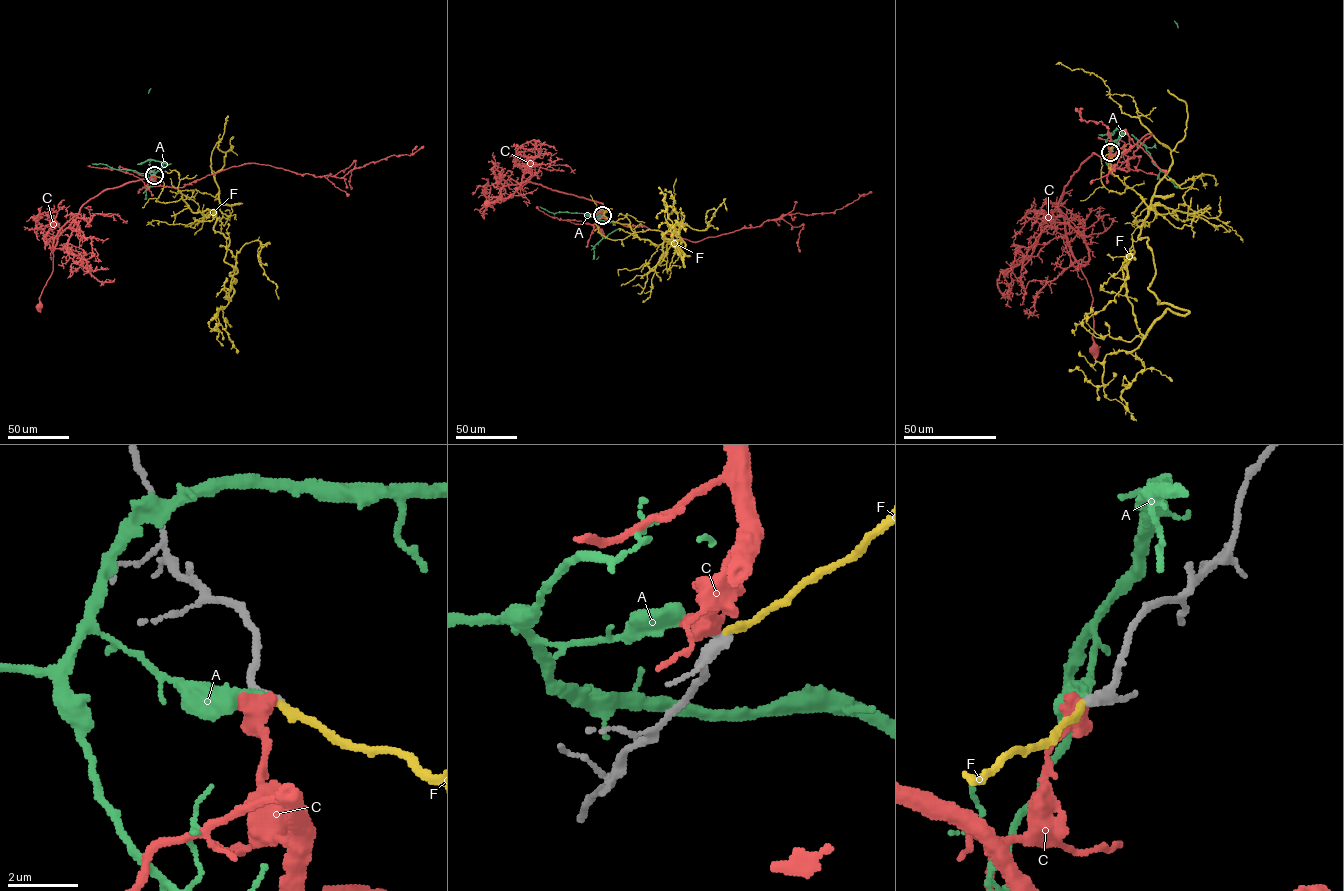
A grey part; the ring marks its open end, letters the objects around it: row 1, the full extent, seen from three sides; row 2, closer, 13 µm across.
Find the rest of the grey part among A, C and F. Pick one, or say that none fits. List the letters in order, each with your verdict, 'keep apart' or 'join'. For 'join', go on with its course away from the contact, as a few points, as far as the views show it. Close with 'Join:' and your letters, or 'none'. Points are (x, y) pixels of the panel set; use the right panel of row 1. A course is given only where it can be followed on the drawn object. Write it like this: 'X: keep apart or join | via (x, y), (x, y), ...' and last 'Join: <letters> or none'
A: keep apart
C: keep apart
F: join | via (1111, 152), (1106, 188), (1156, 204), (1148, 289), (1189, 311), (1144, 338), (1131, 250), (1086, 322), (1104, 339)
Join: F

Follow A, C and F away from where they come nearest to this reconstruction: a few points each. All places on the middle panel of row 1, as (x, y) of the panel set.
A: (602, 215), (596, 216), (607, 217), (611, 221), (598, 220), (596, 259), (599, 256)
C: (602, 215), (601, 203), (552, 190), (528, 180), (505, 185), (501, 189), (501, 202), (488, 203)
F: (602, 215), (681, 239), (685, 266), (679, 230), (705, 230), (725, 198), (727, 210)

